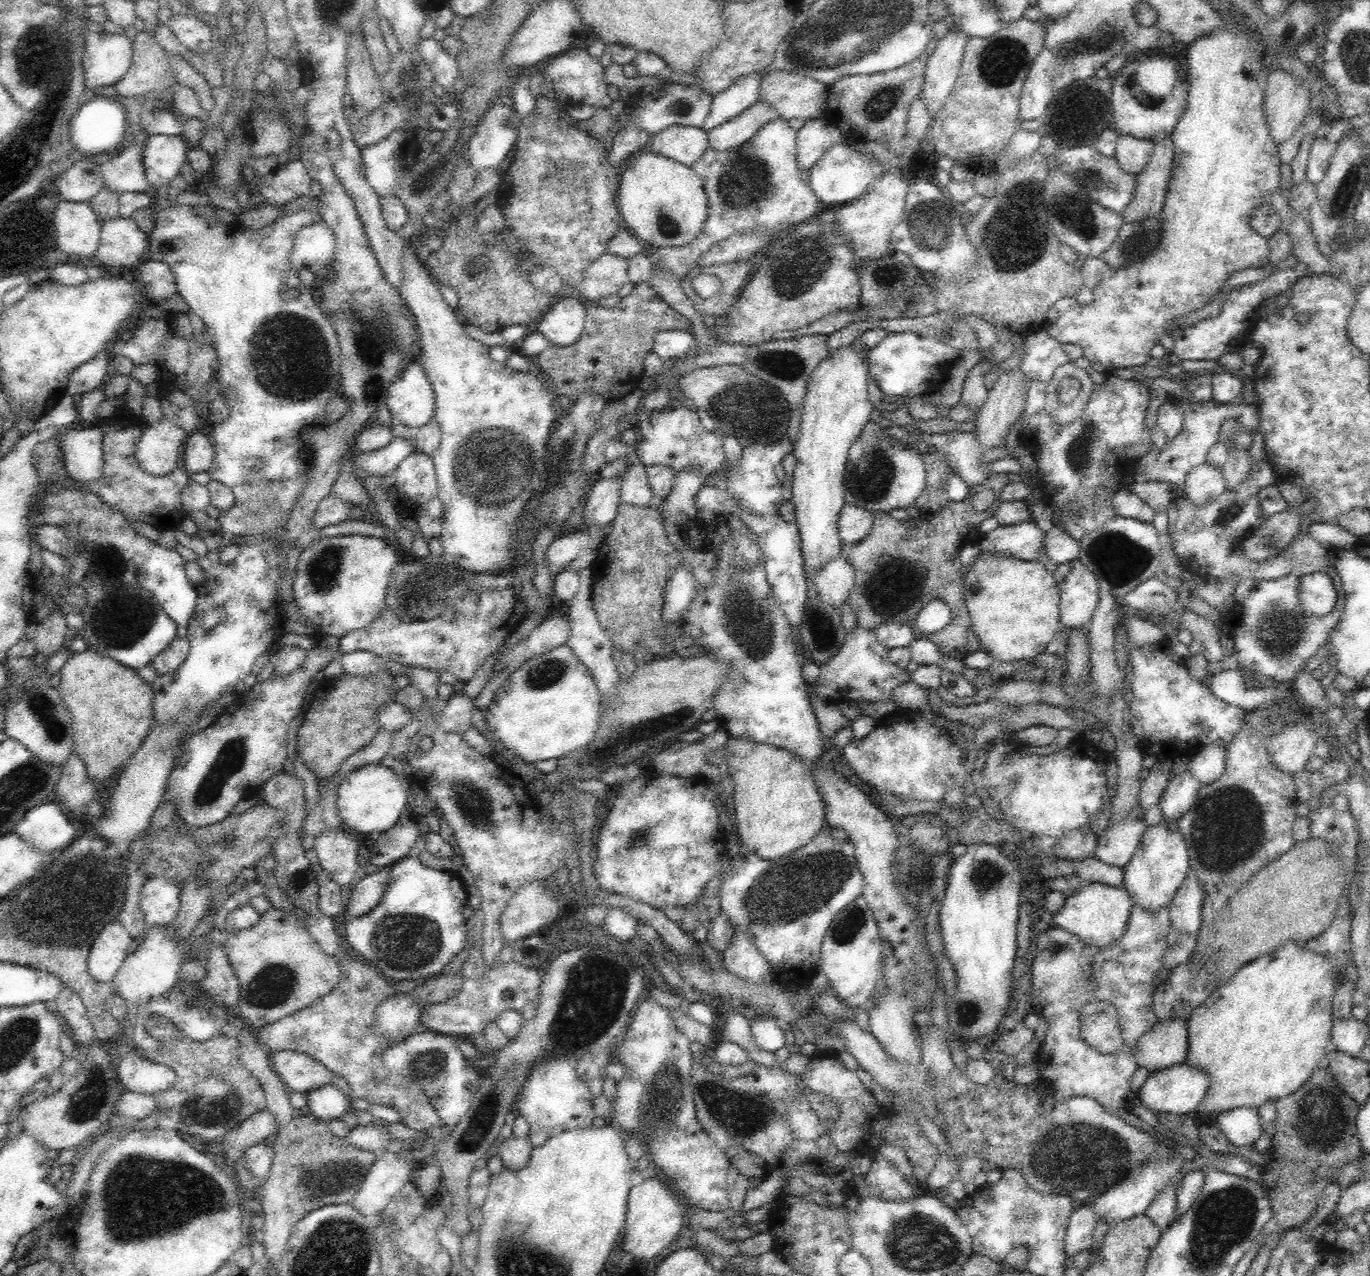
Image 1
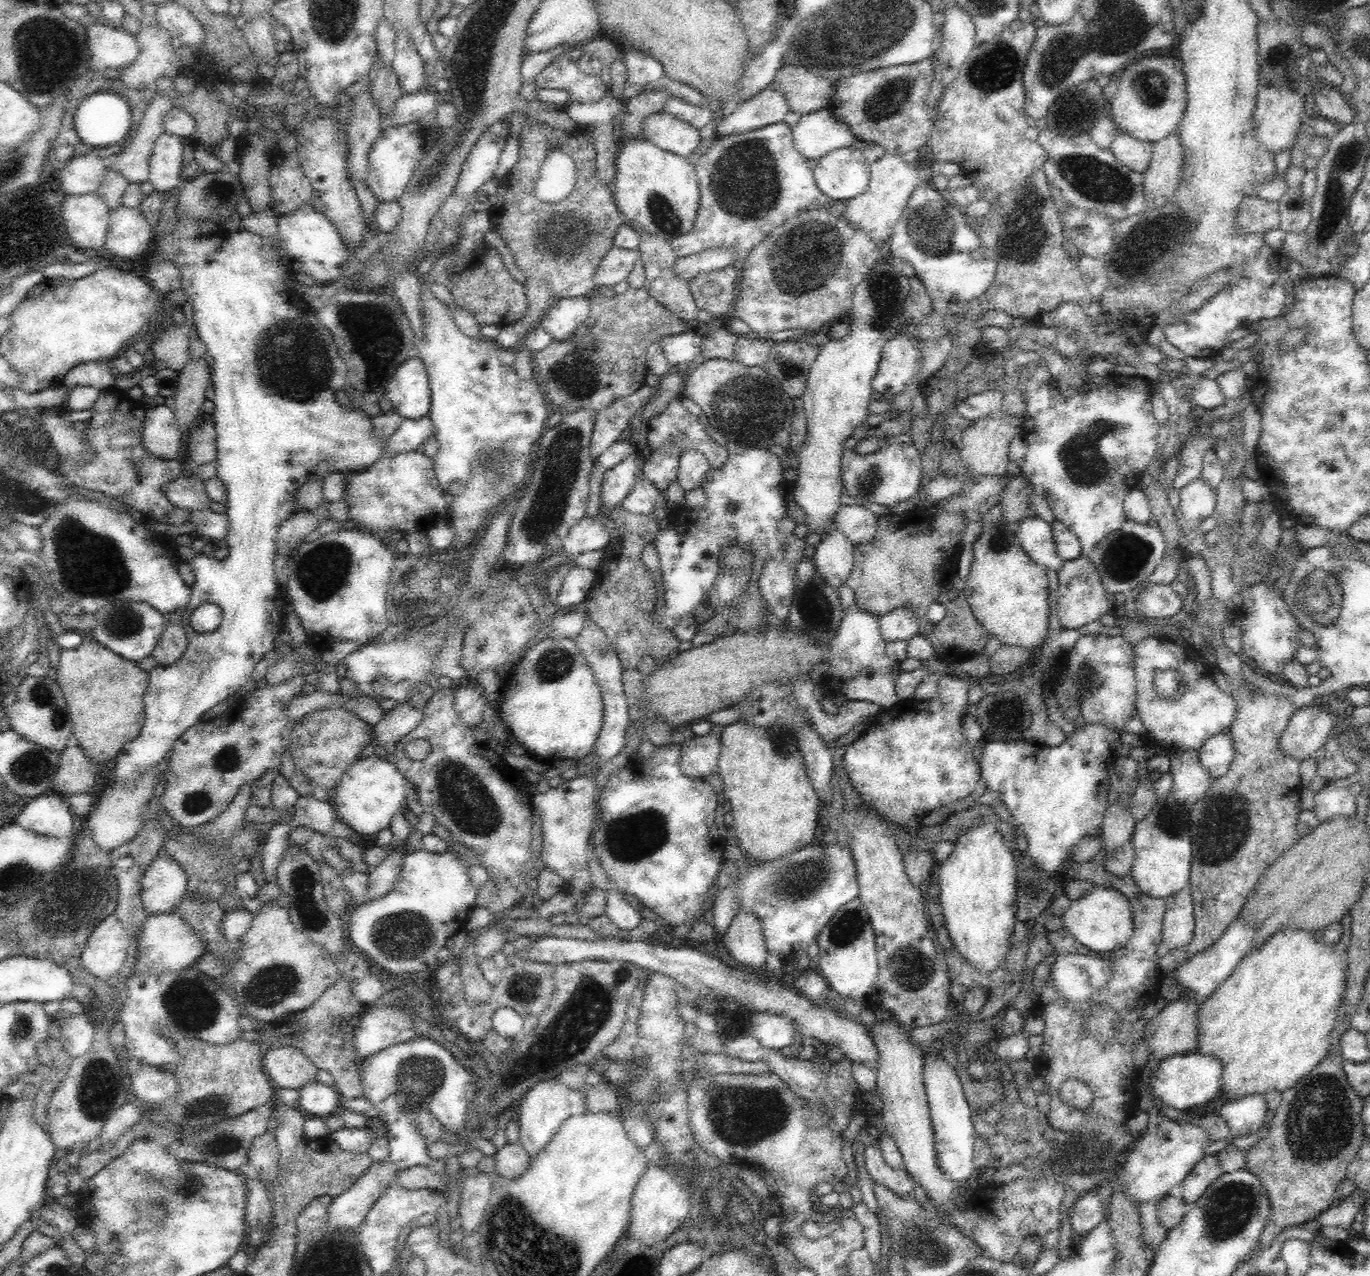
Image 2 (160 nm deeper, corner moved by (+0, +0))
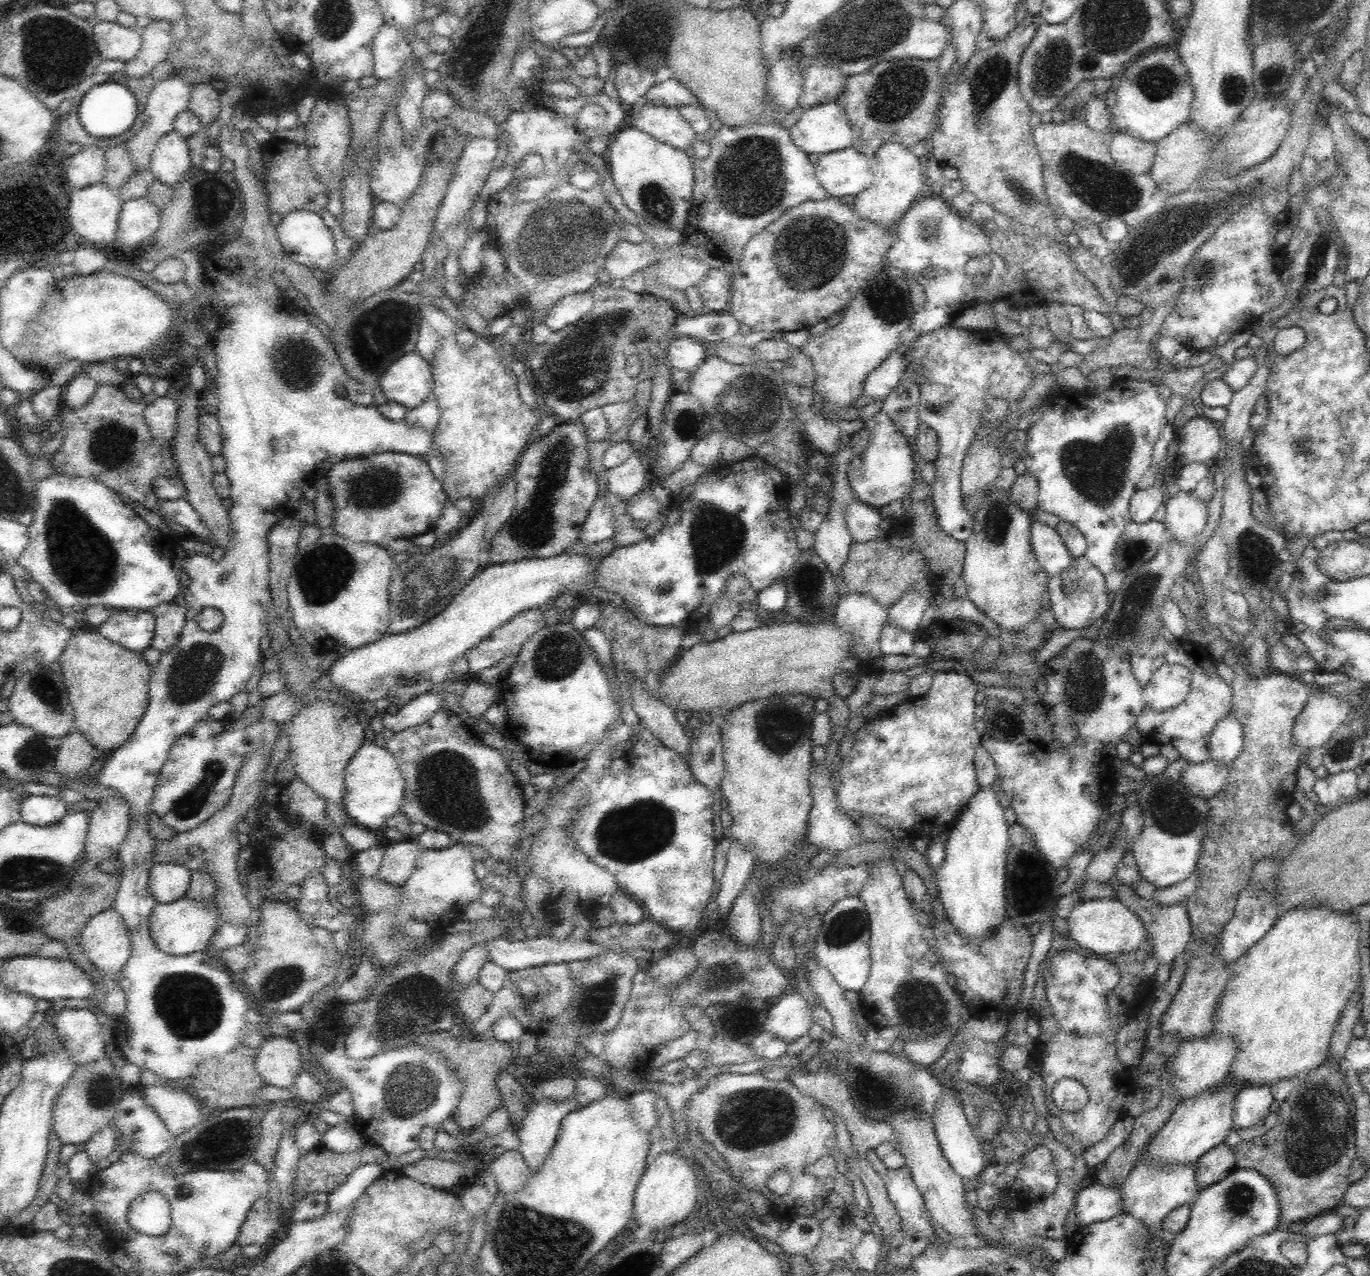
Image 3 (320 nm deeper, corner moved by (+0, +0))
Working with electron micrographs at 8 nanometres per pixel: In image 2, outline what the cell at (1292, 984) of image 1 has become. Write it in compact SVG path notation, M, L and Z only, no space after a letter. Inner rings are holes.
M1284 929L1238 963L1236 970L1207 996L1198 1010L1197 1051L1220 1059L1220 1094L1227 1100L1270 1091L1287 1091L1306 1076L1330 1050L1331 1032L1345 992L1347 950L1340 943L1324 943L1312 931Z

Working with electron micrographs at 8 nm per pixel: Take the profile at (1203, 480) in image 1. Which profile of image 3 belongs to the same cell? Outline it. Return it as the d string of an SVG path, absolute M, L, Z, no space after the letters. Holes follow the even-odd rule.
M1178 491L1166 498L1166 519L1163 524L1174 538L1194 544L1196 536L1202 532L1208 519L1208 502L1202 500L1195 491Z

